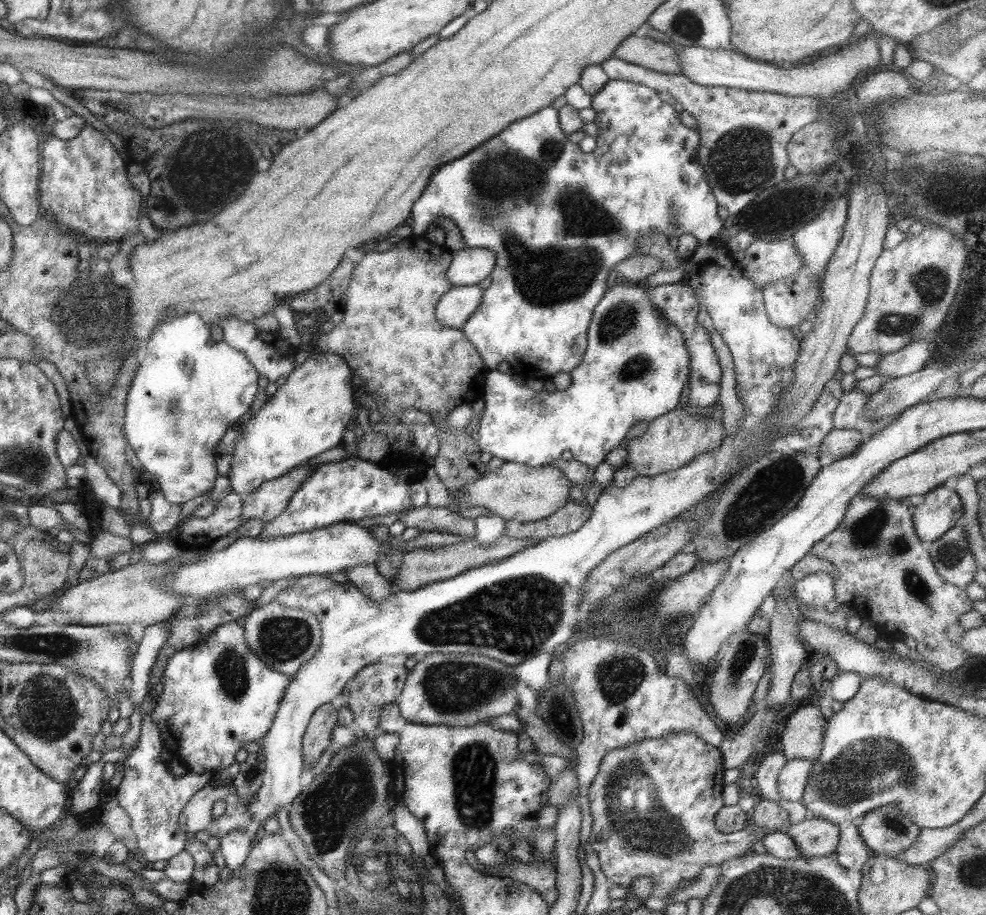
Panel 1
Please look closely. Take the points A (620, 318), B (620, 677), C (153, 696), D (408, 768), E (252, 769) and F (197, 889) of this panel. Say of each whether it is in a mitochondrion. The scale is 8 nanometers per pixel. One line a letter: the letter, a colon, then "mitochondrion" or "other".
A: mitochondrion
B: mitochondrion
C: other
D: other
E: mitochondrion
F: other

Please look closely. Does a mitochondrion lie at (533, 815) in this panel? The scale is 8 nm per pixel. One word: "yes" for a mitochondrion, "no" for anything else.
no

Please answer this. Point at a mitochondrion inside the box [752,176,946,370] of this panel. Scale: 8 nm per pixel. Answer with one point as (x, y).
(889, 325)

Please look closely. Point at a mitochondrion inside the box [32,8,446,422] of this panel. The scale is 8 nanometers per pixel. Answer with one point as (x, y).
(83, 315)

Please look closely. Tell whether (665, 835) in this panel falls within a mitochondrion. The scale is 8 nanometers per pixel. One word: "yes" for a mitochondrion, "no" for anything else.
yes

